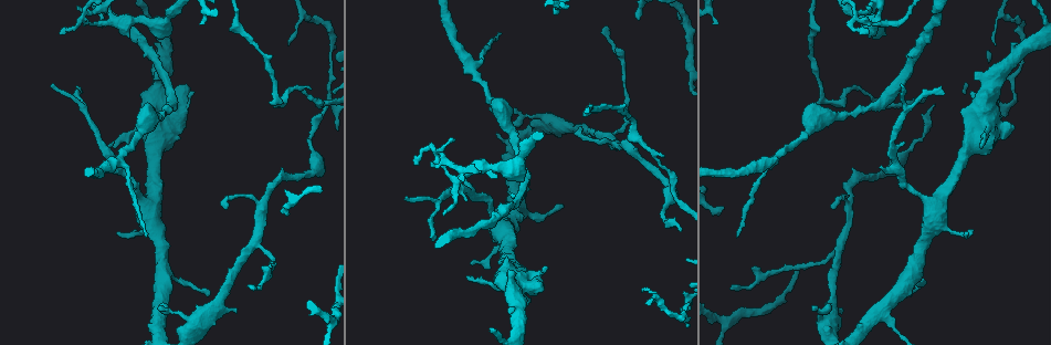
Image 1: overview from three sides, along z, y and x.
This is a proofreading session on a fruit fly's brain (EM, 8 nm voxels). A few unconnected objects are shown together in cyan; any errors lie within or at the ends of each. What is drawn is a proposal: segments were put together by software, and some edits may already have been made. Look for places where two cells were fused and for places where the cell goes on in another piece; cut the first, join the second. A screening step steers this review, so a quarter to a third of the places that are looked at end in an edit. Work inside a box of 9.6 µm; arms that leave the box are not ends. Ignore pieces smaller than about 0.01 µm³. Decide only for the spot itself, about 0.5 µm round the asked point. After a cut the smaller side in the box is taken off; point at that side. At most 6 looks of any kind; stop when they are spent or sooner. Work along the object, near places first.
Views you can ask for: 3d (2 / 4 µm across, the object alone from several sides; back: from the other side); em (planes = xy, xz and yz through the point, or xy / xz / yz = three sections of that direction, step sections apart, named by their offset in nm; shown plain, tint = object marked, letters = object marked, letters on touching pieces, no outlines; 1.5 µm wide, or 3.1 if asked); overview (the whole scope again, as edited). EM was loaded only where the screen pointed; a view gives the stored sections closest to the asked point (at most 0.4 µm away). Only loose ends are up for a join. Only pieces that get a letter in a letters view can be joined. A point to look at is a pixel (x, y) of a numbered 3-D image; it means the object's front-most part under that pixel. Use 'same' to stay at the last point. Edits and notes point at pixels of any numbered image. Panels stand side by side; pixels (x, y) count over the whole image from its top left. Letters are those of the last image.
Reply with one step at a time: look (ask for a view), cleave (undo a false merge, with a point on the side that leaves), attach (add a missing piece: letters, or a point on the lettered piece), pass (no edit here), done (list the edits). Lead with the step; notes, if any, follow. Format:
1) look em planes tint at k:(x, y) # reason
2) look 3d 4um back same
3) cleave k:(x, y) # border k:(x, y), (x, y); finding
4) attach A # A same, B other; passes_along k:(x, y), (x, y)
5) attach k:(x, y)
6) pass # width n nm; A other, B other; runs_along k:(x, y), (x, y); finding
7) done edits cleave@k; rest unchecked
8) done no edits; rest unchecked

look em planes letters at 1:(539, 287) # thick end

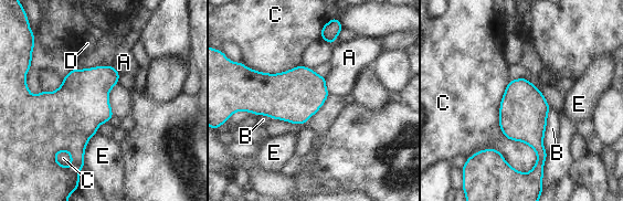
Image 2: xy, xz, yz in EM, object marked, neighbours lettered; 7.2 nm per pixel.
pass # A other, B other, C other, D other, E other; no lettered piece goes on from it

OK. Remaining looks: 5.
look em planes letters at 1:(942, 93) # an open end

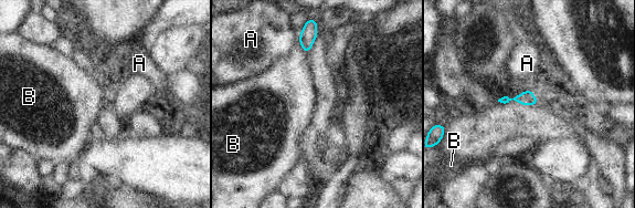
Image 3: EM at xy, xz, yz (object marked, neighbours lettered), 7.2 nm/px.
pass # longest_contact B 170 nm; A other, B other; border 3:(300, 31), (299, 45), (306, 53); none of them fits

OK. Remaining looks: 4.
look em yz step 4 letters at 1:(431, 147) # sharp bend

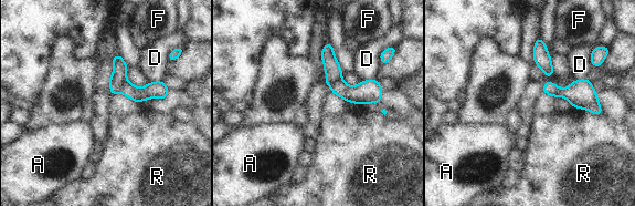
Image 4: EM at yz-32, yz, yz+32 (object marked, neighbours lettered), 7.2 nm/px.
look em planes letters same

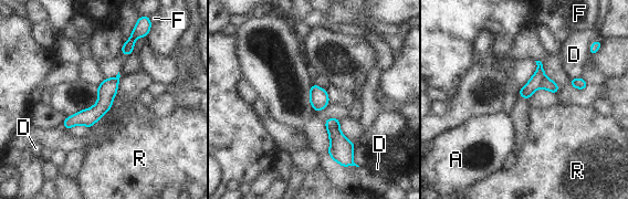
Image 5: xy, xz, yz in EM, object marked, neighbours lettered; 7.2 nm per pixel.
cleave 5:(536, 79) # A other, D other, F other, R other; part_leaving 5:(116, 80), (89, 117), (65, 123); two cells meet here

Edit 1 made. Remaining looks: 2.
done edits cleave@5; rest unchecked

